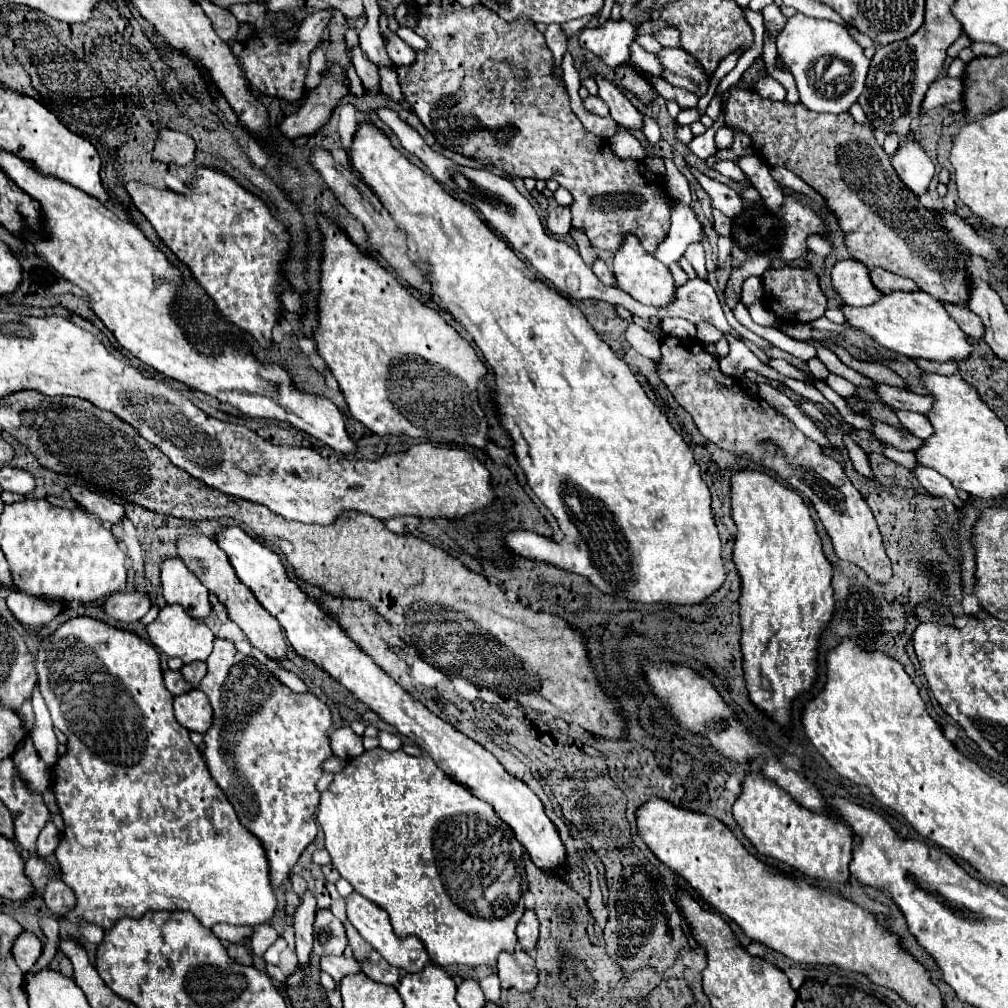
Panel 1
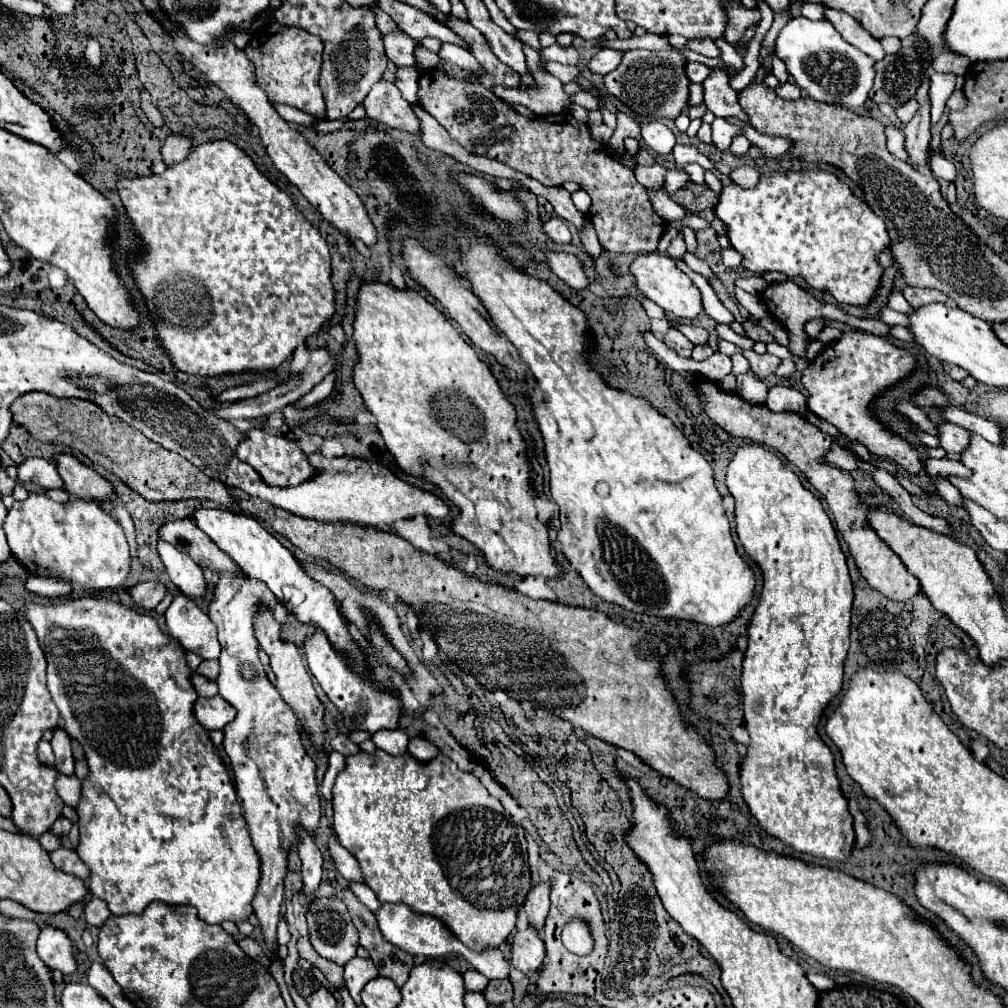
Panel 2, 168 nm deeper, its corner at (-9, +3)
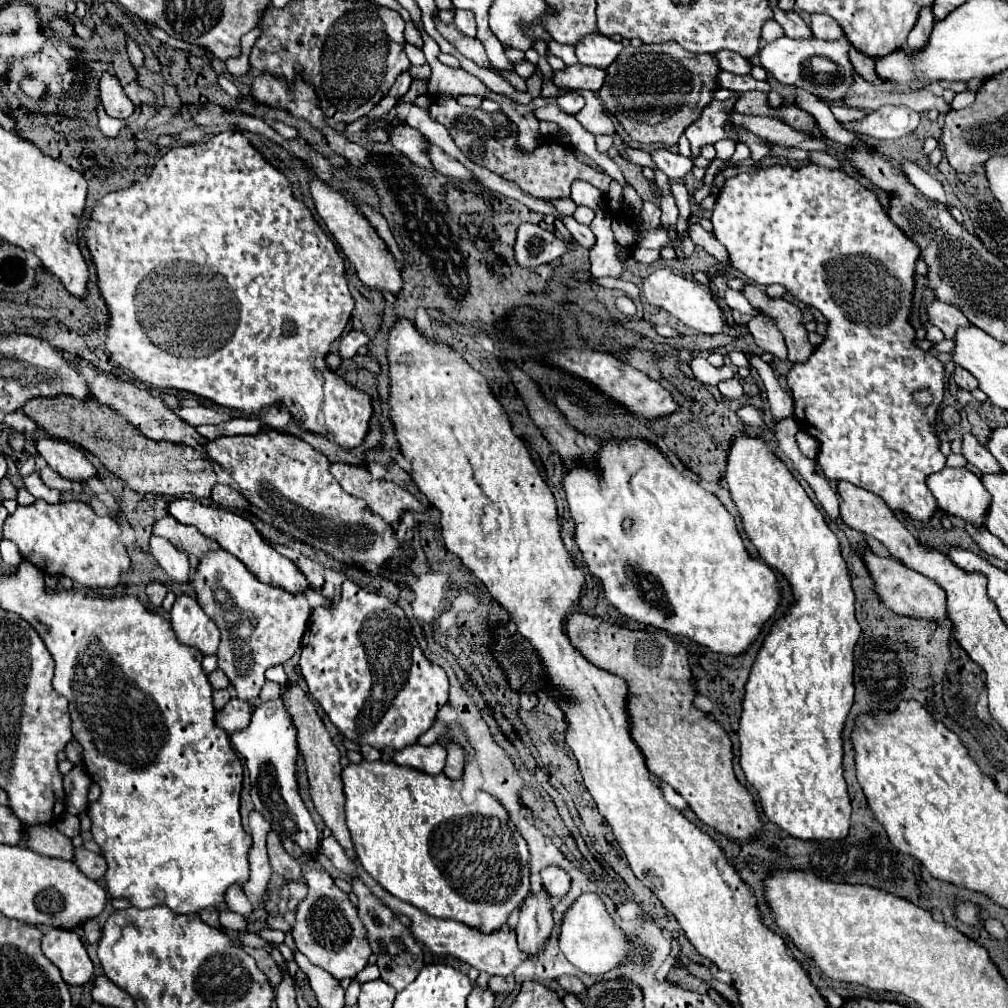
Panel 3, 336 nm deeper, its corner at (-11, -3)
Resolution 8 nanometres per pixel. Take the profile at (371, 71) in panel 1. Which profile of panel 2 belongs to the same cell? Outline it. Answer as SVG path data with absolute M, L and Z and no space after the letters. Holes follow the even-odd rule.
M384 78L372 86L368 98L364 100L364 106L368 118L384 122L392 128L420 134L418 118L414 116L410 104L400 96L400 90Z

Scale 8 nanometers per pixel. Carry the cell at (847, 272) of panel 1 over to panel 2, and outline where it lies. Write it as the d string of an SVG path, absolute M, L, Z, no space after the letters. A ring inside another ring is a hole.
M892 288L890 296L888 296L888 304L886 304L886 306L888 306L888 308L892 308L892 310L896 310L896 312L902 312L902 314L910 314L910 312L912 312L910 304L904 300L904 296L902 296L896 288Z

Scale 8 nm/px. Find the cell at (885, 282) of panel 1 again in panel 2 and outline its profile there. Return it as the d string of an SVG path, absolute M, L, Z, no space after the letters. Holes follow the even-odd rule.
M904 286L902 290L902 296L908 300L910 306L918 308L918 306L924 306L924 304L930 304L930 302L948 302L948 296L938 292L938 290L932 290L932 288L914 288L914 286Z

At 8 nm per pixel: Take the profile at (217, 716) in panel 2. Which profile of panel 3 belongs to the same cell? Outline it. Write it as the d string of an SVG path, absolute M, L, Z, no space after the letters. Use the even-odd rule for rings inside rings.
M232 698L224 710L220 710L216 714L216 722L220 728L224 728L228 734L236 732L236 730L242 730L246 728L246 724L250 722L252 718L252 706L246 702L246 700L240 700L240 698Z

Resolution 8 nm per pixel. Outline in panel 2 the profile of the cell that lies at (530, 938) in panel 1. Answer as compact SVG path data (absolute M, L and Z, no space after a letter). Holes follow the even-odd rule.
M538 884L534 886L524 902L524 910L528 914L528 924L536 930L544 928L544 920L548 916L548 906L550 906L550 886L548 884Z

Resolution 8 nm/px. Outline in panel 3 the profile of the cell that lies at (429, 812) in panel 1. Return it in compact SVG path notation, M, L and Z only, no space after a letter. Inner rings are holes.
M382 760L348 764L342 770L342 780L346 794L346 822L356 854L364 870L392 896L414 904L430 916L458 920L484 932L502 928L510 912L528 896L528 846L510 822L506 810L498 800L490 798L490 794L478 792L476 800L466 804L460 796L460 780L450 780L444 774L430 776Z

